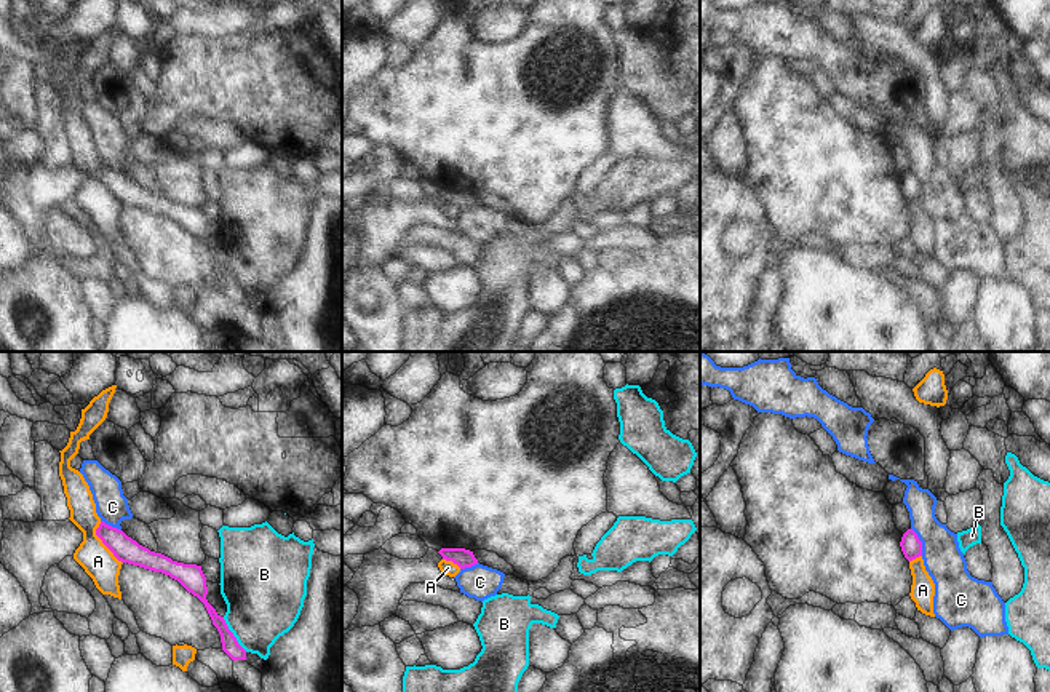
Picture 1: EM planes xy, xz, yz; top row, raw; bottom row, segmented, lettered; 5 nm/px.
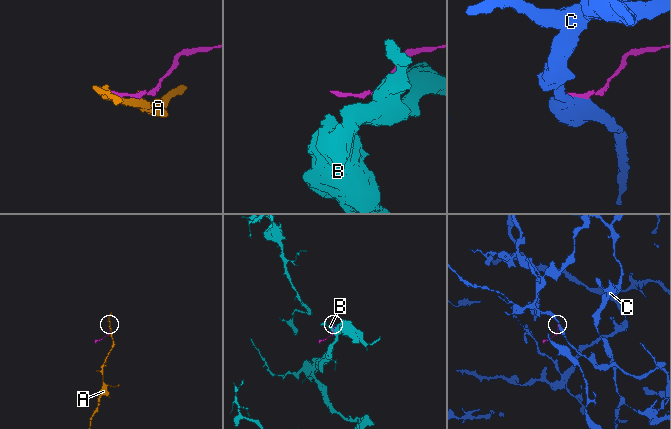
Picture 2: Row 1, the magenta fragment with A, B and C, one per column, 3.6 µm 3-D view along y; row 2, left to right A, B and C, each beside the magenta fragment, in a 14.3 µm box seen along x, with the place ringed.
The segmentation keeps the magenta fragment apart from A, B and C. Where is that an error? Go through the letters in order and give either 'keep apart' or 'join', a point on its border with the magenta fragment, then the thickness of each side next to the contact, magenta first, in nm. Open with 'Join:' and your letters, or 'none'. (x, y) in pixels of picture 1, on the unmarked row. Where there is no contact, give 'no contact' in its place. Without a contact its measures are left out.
Join: none
A: keep apart; contact xy (103, 184); calibres 130 and 160 nm
B: keep apart; contact xy (232, 277); calibres 90 and 400 nm
C: keep apart; contact yz (921, 184); calibres 110 and 200 nm

